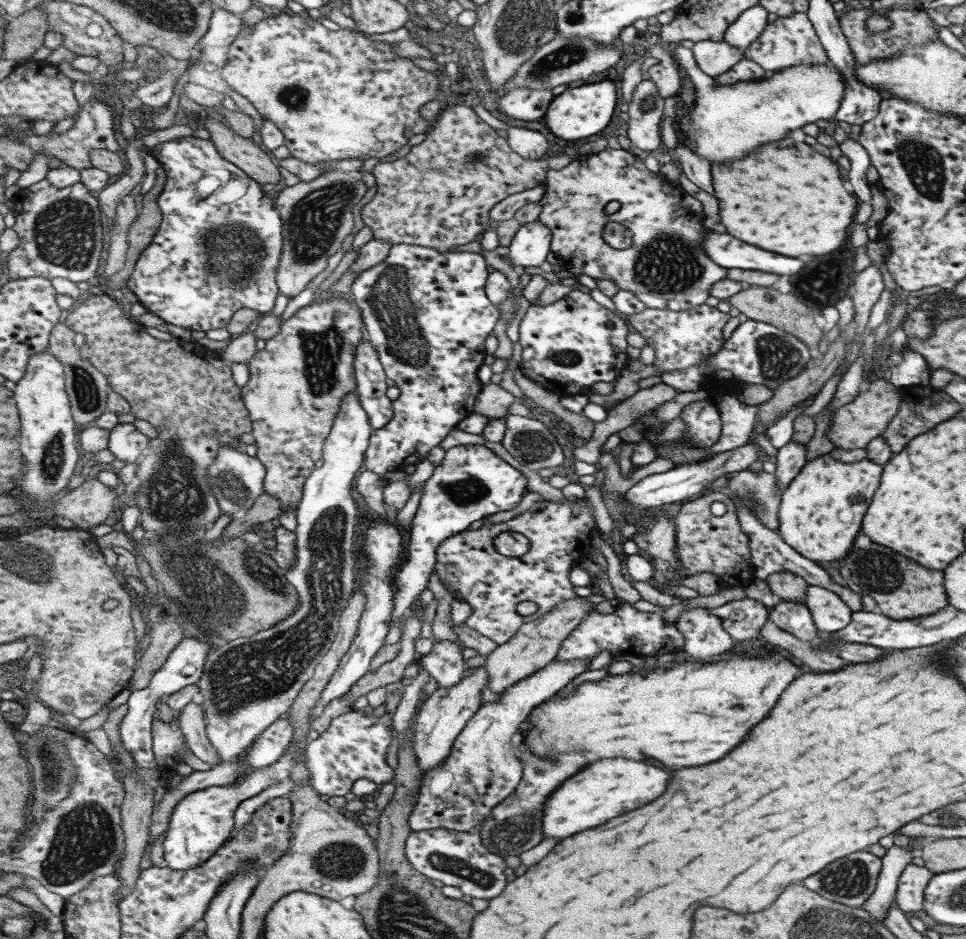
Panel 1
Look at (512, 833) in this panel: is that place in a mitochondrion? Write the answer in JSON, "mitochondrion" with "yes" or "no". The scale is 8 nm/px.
{"mitochondrion":"yes"}

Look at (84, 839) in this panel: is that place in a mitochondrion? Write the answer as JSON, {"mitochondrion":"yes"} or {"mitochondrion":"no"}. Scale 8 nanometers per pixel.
{"mitochondrion":"yes"}

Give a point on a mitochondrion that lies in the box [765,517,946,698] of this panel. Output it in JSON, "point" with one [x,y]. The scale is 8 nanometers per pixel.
{"point":[880,571]}

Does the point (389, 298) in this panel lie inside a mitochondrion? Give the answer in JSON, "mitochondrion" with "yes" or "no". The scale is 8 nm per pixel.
{"mitochondrion":"yes"}

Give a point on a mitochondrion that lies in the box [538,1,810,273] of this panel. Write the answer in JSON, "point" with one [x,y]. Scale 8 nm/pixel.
{"point":[647,103]}

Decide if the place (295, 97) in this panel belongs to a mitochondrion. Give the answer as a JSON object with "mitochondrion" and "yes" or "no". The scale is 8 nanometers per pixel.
{"mitochondrion":"yes"}

